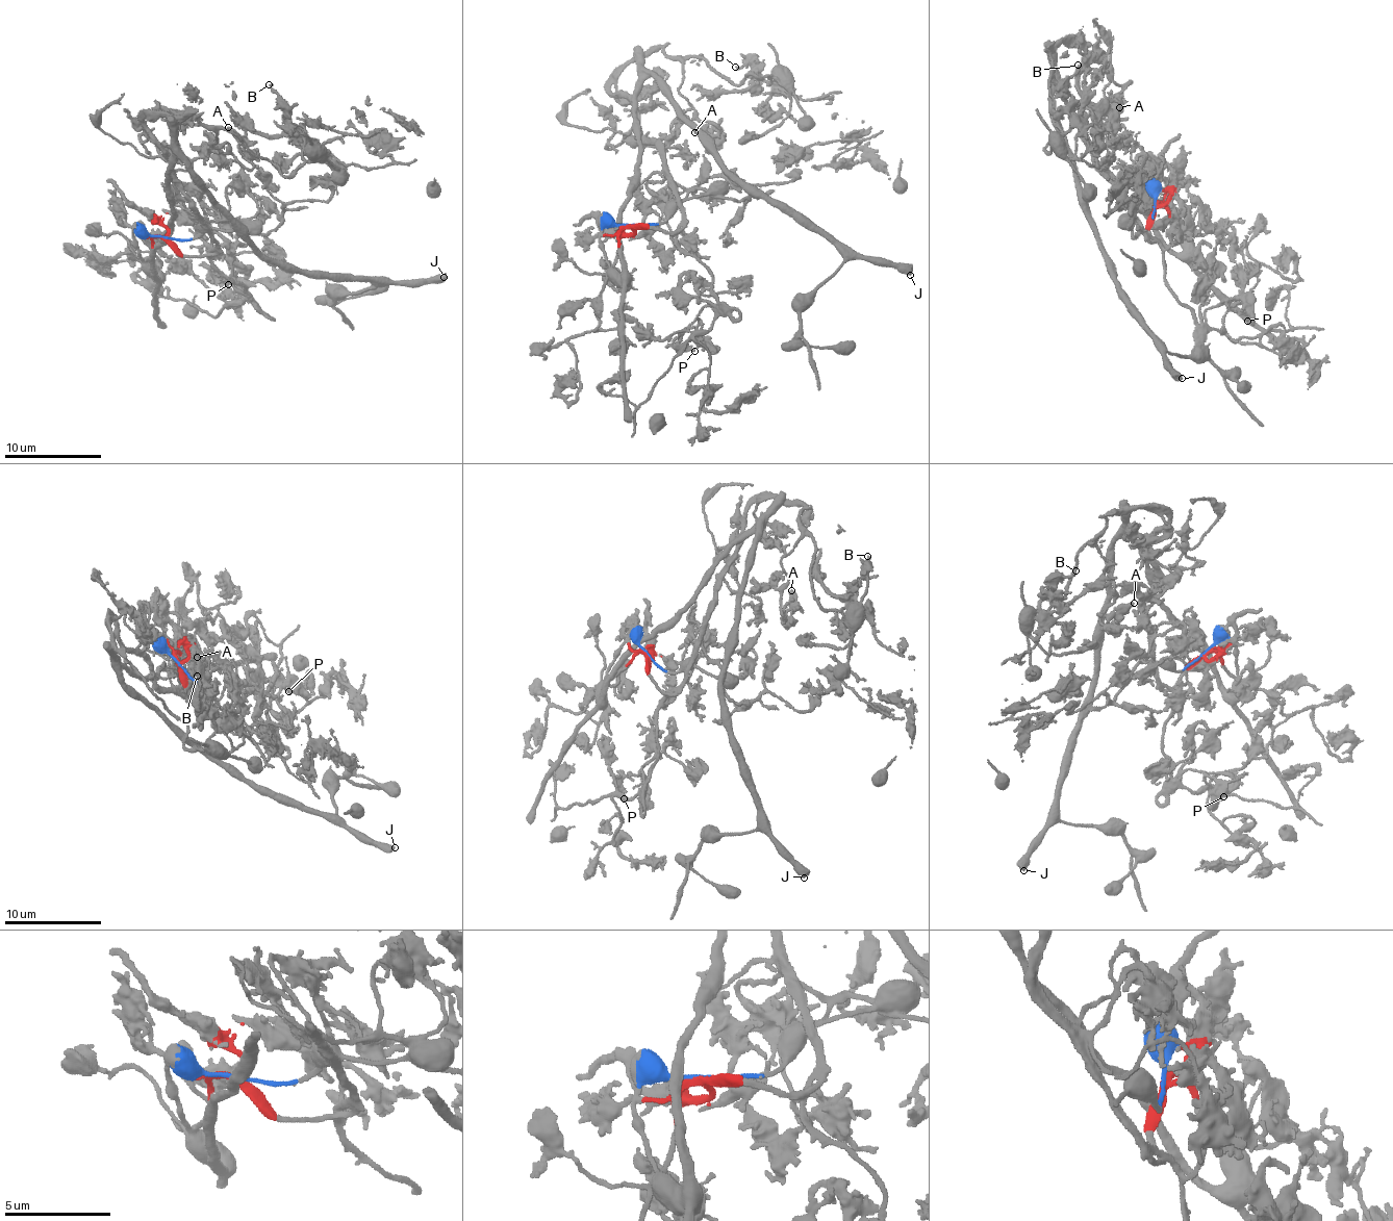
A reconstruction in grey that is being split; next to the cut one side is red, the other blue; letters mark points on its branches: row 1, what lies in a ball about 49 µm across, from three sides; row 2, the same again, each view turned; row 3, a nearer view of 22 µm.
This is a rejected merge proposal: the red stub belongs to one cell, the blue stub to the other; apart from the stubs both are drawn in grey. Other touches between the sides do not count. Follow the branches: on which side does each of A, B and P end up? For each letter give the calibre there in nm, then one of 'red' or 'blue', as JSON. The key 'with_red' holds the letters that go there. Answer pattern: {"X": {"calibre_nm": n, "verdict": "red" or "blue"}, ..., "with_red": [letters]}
{"A": {"calibre_nm": 400, "verdict": "red"}, "B": {"calibre_nm": 170, "verdict": "red"}, "P": {"calibre_nm": 240, "verdict": "red"}, "with_red": ["A", "B", "P"]}

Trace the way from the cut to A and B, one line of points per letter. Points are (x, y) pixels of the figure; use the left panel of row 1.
A: (161, 235), (183, 254), (198, 256), (214, 246), (174, 173), (188, 170), (212, 147), (253, 167), (227, 127)
B: (161, 235), (183, 254), (214, 246), (174, 173), (222, 145), (214, 132), (287, 177), (302, 159), (268, 84)

